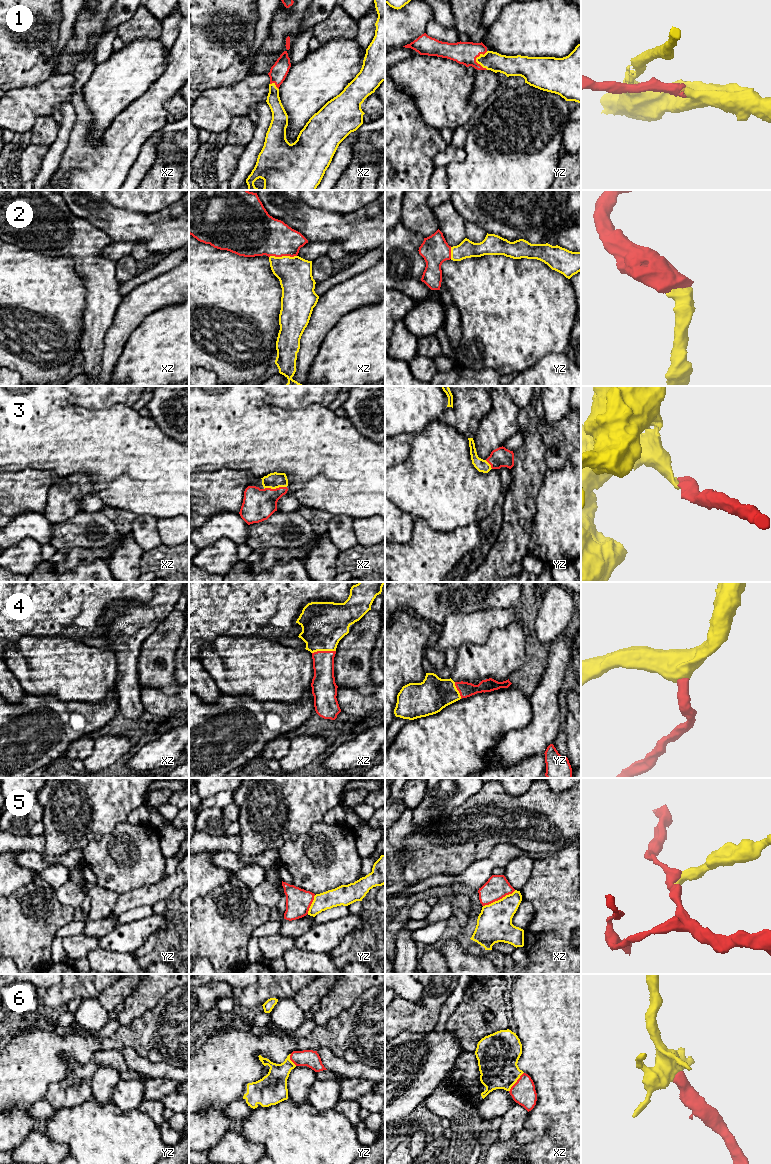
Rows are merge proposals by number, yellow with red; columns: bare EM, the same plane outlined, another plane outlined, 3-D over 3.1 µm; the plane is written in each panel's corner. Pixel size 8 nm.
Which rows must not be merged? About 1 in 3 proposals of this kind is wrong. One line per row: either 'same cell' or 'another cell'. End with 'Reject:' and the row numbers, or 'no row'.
1: same cell
2: same cell
3: same cell
4: same cell
5: another cell
6: same cell
Reject: 5

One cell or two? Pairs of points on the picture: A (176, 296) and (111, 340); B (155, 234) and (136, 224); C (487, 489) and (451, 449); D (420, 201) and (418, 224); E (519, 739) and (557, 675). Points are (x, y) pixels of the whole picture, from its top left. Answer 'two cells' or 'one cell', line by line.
A: one cell
B: one cell
C: one cell
D: one cell
E: one cell

